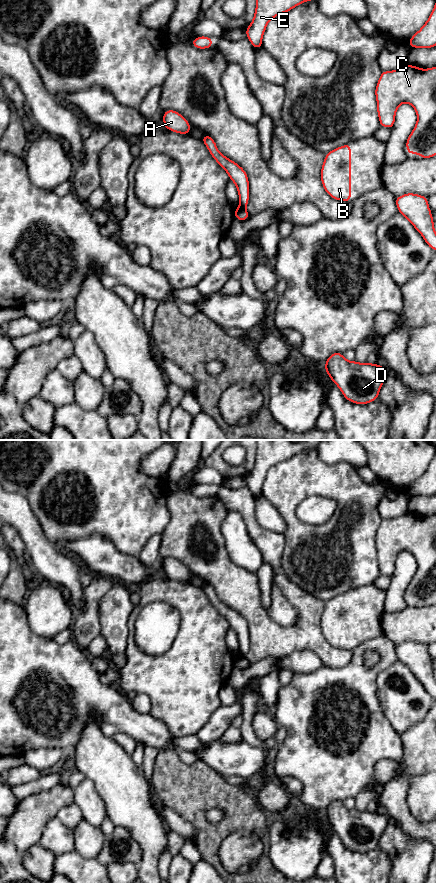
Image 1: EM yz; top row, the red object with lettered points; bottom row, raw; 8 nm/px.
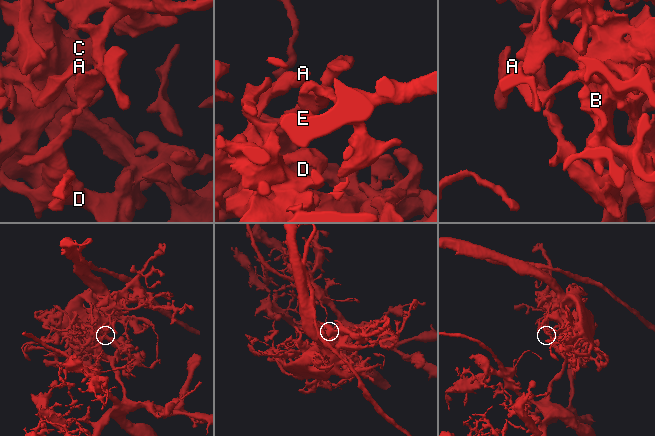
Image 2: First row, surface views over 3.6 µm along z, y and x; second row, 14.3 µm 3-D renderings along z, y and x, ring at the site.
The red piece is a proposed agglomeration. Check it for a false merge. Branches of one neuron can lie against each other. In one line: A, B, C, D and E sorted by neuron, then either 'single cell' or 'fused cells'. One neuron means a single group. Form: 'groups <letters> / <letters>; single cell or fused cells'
groups A B C E / D; fused cells

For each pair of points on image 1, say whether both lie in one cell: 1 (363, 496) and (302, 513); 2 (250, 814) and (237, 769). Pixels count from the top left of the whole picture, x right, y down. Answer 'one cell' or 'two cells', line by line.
1: two cells
2: two cells

